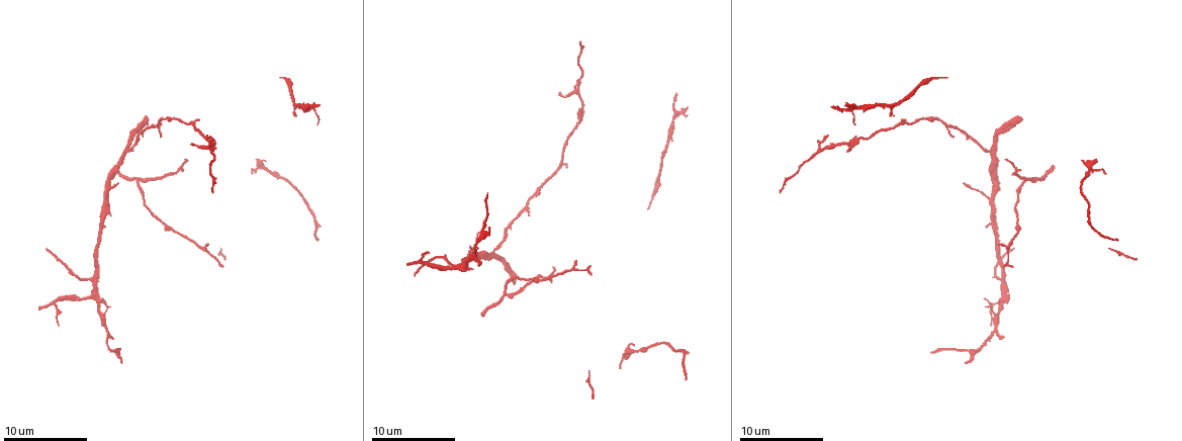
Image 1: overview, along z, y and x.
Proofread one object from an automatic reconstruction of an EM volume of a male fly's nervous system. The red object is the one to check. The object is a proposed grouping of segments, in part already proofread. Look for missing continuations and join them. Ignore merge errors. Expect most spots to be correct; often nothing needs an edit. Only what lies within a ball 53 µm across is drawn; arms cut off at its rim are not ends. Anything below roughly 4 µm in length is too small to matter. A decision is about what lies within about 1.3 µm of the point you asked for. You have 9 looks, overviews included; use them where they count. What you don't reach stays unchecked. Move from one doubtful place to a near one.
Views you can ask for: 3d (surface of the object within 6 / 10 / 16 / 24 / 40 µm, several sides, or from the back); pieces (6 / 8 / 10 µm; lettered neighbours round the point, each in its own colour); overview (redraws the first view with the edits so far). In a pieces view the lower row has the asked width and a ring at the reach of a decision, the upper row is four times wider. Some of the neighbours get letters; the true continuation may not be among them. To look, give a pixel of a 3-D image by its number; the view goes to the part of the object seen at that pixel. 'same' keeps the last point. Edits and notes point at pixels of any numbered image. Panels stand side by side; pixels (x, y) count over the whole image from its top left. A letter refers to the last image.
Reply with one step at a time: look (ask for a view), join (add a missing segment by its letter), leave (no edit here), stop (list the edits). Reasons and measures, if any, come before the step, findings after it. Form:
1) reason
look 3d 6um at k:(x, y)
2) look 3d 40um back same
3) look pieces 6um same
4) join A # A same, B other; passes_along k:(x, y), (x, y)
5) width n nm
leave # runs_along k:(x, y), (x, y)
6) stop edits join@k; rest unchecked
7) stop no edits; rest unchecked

an open end
look pieces 10um at 1:(779, 190)

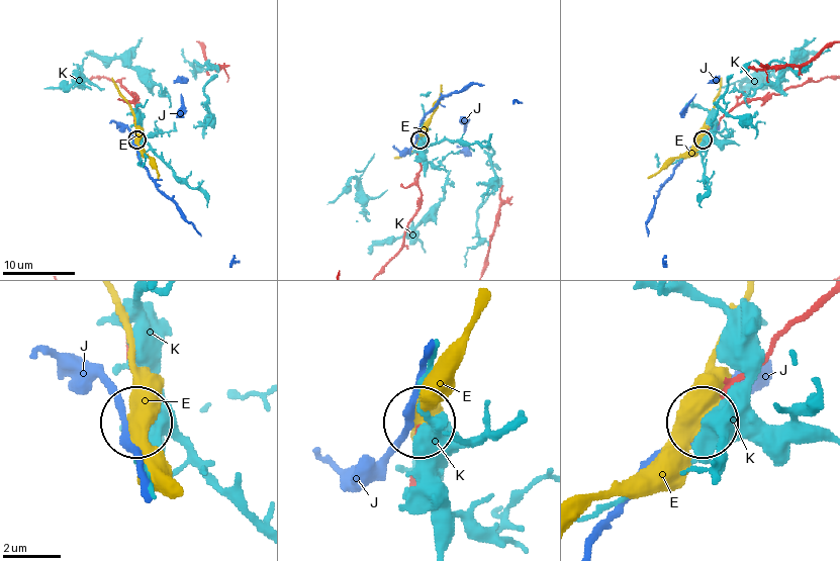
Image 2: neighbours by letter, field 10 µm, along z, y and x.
width 150 nm
leave # E other, J other, K other; none of them fits

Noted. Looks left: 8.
thin end
look pieces 10um at 1:(964, 183)

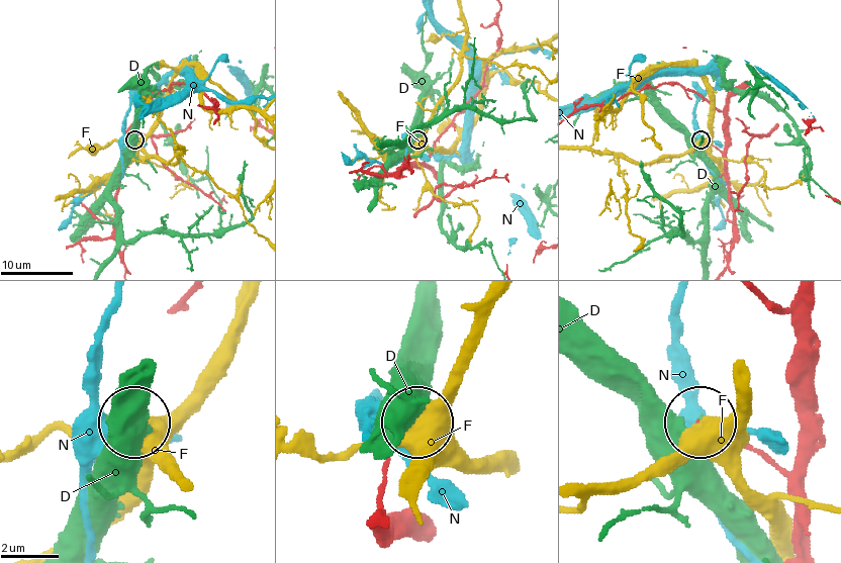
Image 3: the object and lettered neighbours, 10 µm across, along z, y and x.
leave # D other, F other, N other; no lettered segment goes on from it

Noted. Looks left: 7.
an open end
look pieces 10um at 1:(553, 270)

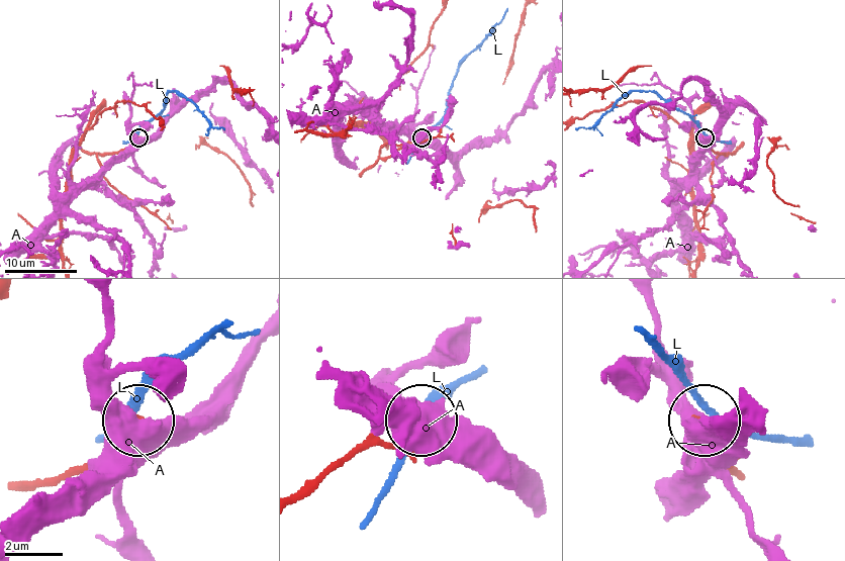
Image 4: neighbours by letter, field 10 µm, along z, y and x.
leave # A other, L other; no lettered segment goes on from it

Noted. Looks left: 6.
an open end
look 3d 10um at 1:(190, 145)

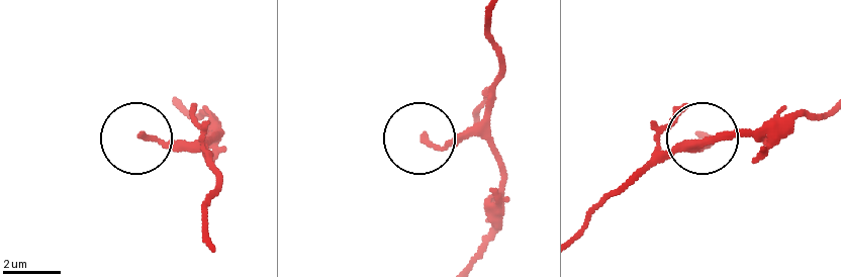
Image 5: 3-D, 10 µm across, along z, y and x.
look pieces 8um at 5:(424, 140)

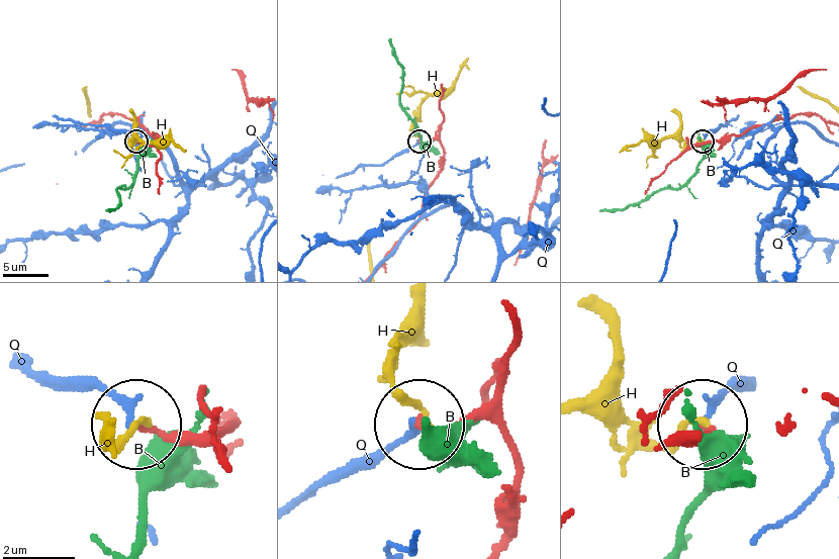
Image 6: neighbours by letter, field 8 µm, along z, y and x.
width 160 nm
leave # B other, H other, Q other; no lettered segment goes on from it

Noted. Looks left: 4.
stop no edits; rest unchecked

